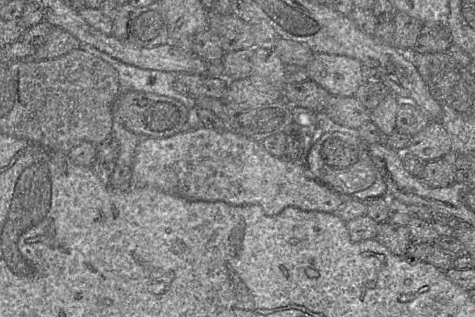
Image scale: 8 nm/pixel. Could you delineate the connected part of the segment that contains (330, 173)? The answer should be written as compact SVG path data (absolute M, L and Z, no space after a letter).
M358 131L325 133L311 147L306 158L306 169L319 182L343 196L368 201L387 197L387 186L369 154L369 145Z

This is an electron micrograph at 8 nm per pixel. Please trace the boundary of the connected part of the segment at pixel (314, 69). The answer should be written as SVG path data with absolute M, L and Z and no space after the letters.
M314 53L306 69L308 80L317 83L331 96L355 96L363 82L362 63L349 56Z

